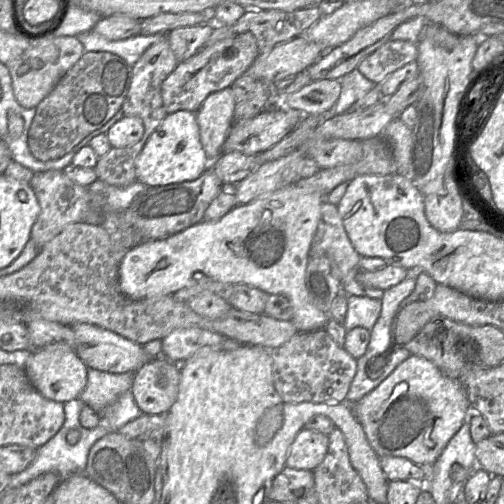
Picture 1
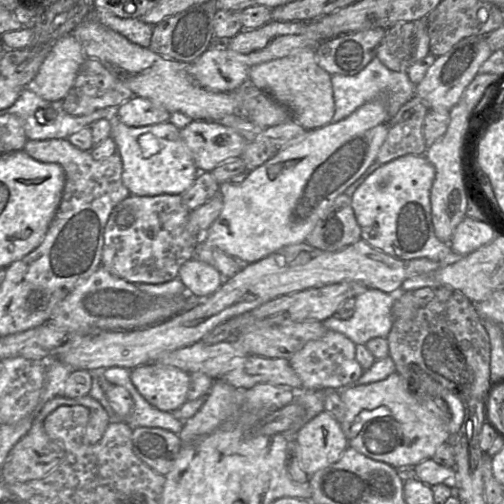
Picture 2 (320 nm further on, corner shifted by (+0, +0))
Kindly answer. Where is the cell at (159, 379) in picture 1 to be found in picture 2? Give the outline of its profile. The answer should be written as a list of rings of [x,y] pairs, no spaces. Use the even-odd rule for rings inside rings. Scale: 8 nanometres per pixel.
[[[147,363],[130,371],[134,386],[157,409],[173,412],[187,401],[188,372],[161,363]]]

